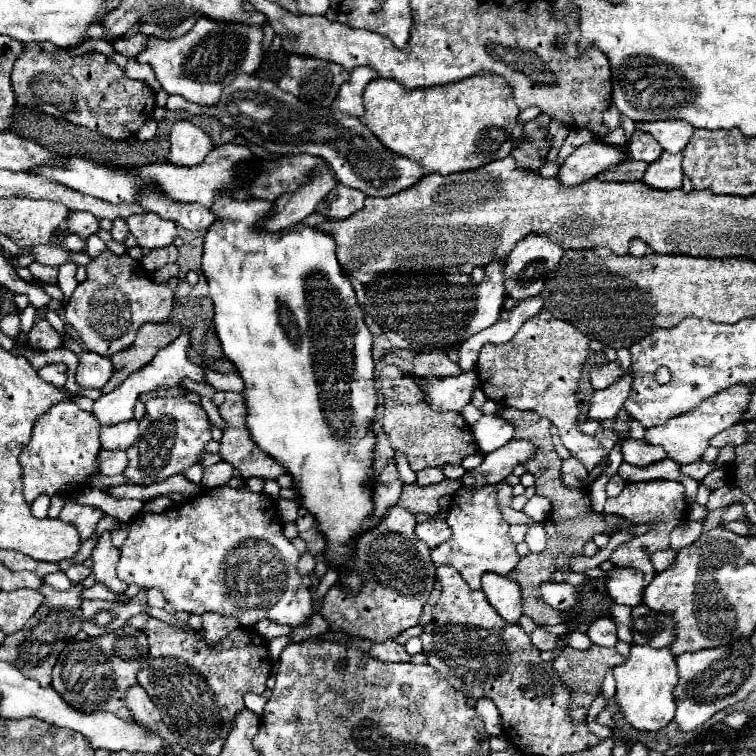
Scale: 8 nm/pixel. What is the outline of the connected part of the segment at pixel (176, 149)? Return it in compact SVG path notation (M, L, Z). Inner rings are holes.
M178 119L170 129L170 163L196 165L212 149L210 137L186 119Z

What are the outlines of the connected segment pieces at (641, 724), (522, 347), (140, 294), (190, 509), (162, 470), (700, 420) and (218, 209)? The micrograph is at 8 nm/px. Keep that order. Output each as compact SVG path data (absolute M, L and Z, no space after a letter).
M632 645L628 661L624 665L614 667L614 677L616 677L616 701L632 727L644 731L658 731L674 719L676 703L672 691L678 683L678 667L670 647L654 649L648 645Z
M546 309L530 317L510 339L502 345L484 347L478 357L478 379L486 399L502 407L514 407L520 411L534 411L540 417L550 419L564 443L564 447L582 461L582 465L592 471L606 457L600 441L588 437L578 429L578 401L576 389L582 367L590 355L590 339L576 331L570 323L554 319Z
M104 249L86 265L86 271L86 281L78 283L74 289L66 303L64 317L88 351L112 357L134 343L136 331L144 323L166 323L170 319L174 293L166 285L152 281L142 263L134 261L130 255L118 257L110 249Z
M246 485L242 487L214 487L188 501L174 503L160 515L138 515L130 521L128 537L120 549L118 577L126 585L138 585L142 589L158 589L174 611L206 613L216 611L220 615L238 617L242 627L254 627L260 619L270 619L296 627L306 623L312 615L312 597L308 587L302 585L296 563L300 559L298 549L282 533L282 523L276 519L274 501L264 493L254 493Z
M154 397L146 401L146 413L140 419L140 435L134 445L126 449L128 467L124 477L134 485L152 485L166 481L168 477L182 473L198 463L206 453L206 445L212 439L210 421L202 405L188 401L186 397Z
M734 385L730 389L724 389L724 391L716 393L710 399L706 399L704 403L700 403L700 407L696 407L696 409L692 409L692 411L676 417L676 419L670 419L668 423L664 423L660 427L648 429L644 441L652 443L652 445L662 445L666 449L668 457L678 461L678 463L700 461L704 449L708 447L708 441L716 433L720 433L720 431L744 421L744 415L748 411L750 399L752 399L752 387L750 385L748 387L746 385Z
M218 191L216 199L210 207L210 211L218 217L218 221L214 221L204 237L204 255L202 255L202 273L208 281L210 287L210 297L214 303L214 329L216 335L222 343L222 351L224 355L238 367L240 377L244 379L244 399L246 399L246 407L248 407L248 417L246 417L246 425L252 433L254 443L268 455L272 455L276 461L280 461L280 465L284 465L288 469L288 473L294 477L294 487L298 487L300 495L302 495L302 507L308 507L308 511L312 511L312 515L316 515L316 519L320 519L320 523L324 523L324 535L328 541L328 563L340 567L342 563L346 563L352 553L354 547L348 545L348 541L364 531L374 527L376 523L372 523L368 519L368 511L372 511L372 449L374 449L374 435L370 431L370 421L374 419L374 409L376 409L376 387L374 387L374 361L372 361L372 333L368 331L366 323L364 323L364 313L356 301L356 293L348 281L348 277L344 275L338 259L336 259L336 243L332 239L332 235L304 225L304 223L296 223L294 227L286 227L284 231L268 231L264 227L264 223L272 217L272 209L274 203L266 201L266 199L234 199L232 193L228 191Z

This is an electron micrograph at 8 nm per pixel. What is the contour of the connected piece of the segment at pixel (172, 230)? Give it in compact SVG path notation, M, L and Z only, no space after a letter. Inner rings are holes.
M156 213L130 215L126 223L140 247L148 247L148 249L166 247L166 245L172 245L176 237L176 223L166 221Z

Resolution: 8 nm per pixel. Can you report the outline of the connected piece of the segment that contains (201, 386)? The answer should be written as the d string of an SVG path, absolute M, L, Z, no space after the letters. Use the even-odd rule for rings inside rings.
M182 379L182 383L180 383L184 389L188 389L188 391L194 391L194 393L198 393L200 397L208 397L208 399L212 399L214 395L216 395L216 389L212 387L212 385L208 385L208 383L196 383L196 381L192 381L192 379Z

